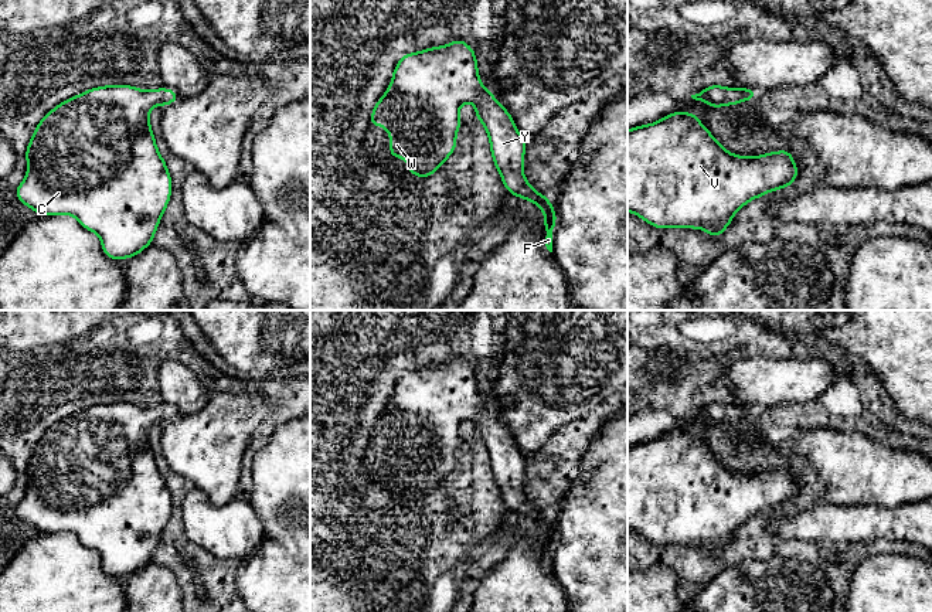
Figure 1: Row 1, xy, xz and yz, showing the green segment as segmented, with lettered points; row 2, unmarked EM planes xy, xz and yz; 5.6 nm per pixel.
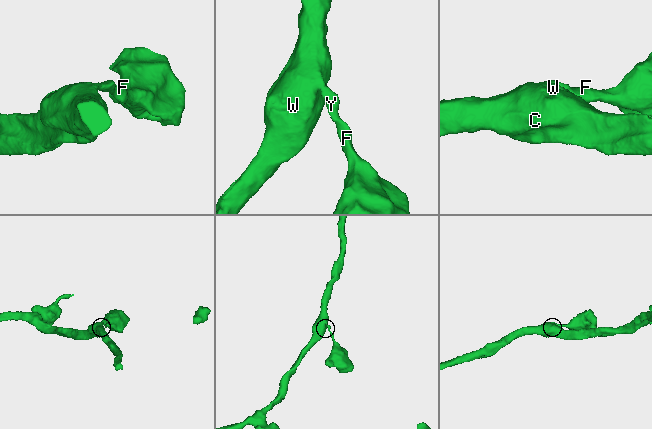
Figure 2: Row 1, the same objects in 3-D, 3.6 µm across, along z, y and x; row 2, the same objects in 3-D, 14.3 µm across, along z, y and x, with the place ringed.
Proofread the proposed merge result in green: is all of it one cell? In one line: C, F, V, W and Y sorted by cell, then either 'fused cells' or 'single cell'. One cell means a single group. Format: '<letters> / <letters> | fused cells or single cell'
C F V W Y | single cell

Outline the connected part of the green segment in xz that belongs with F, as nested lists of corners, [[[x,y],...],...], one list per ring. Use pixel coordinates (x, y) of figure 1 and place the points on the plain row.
[[[456,357],[446,364],[404,371],[394,387],[385,412],[375,421],[368,442],[385,443],[392,456],[390,473],[404,475],[412,493],[429,494],[456,466],[456,450],[462,441],[459,425],[465,419],[474,421],[476,435],[487,448],[494,483],[507,509],[530,520],[537,520],[547,534],[542,541],[547,548],[544,561],[552,570],[552,548],[557,540],[554,524],[525,497],[523,477],[527,459],[518,450],[508,428],[494,416],[491,408],[483,405],[477,391],[476,371],[466,358]]]

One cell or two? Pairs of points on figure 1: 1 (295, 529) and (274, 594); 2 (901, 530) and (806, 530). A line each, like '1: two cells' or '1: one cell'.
1: one cell
2: one cell

